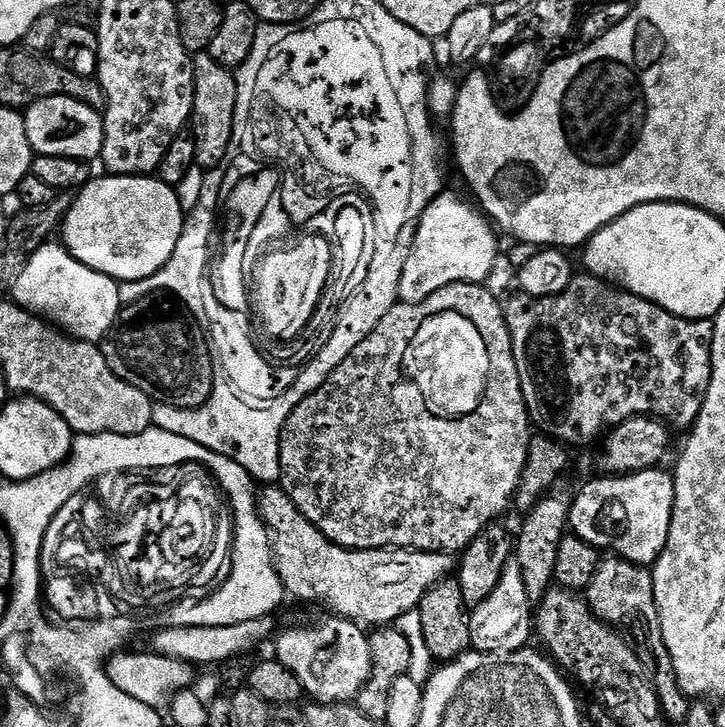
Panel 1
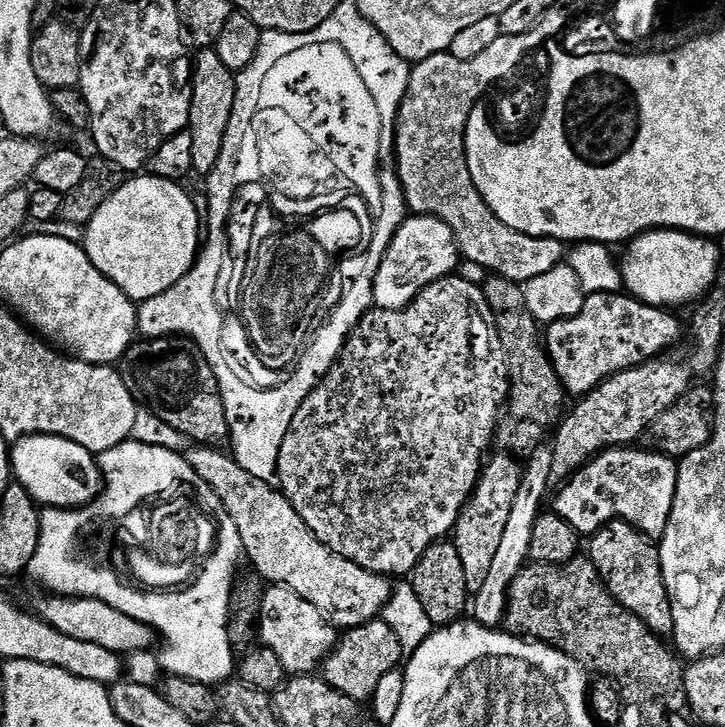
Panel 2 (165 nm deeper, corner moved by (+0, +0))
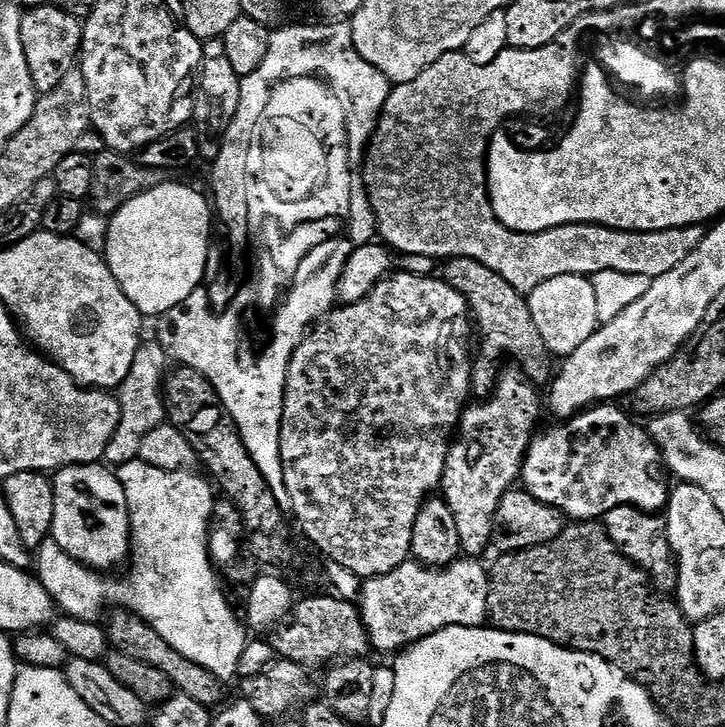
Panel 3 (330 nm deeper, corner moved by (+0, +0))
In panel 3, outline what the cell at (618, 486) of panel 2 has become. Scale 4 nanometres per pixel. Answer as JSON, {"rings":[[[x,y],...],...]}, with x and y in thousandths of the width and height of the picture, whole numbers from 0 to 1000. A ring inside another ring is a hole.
{"rings":[[[829,553],[829,554],[821,557],[818,560],[815,560],[815,561],[807,561],[804,567],[797,567],[797,568],[794,568],[793,572],[782,574],[782,576],[779,576],[777,580],[768,582],[768,583],[772,583],[772,585],[768,586],[768,589],[756,589],[756,590],[752,591],[752,594],[750,594],[750,590],[749,590],[749,593],[746,593],[743,596],[743,598],[741,598],[738,601],[738,604],[735,604],[734,611],[728,615],[728,623],[726,624],[726,630],[723,631],[723,646],[721,646],[721,651],[720,651],[720,671],[721,671],[721,675],[730,677],[731,681],[734,681],[737,685],[742,685],[742,691],[753,691],[759,696],[764,696],[772,704],[778,706],[779,711],[788,713],[790,717],[794,717],[794,718],[799,718],[801,715],[826,717],[841,702],[847,702],[852,696],[863,696],[865,693],[869,695],[870,699],[884,699],[884,702],[887,702],[887,704],[909,706],[912,703],[912,700],[914,700],[917,697],[917,695],[920,695],[921,678],[924,675],[924,666],[920,666],[920,663],[916,662],[916,655],[919,656],[919,645],[917,645],[917,641],[916,641],[916,629],[912,627],[912,624],[910,624],[909,613],[905,609],[902,609],[899,607],[898,600],[894,598],[892,587],[888,587],[888,586],[883,585],[883,589],[881,589],[881,586],[877,585],[876,580],[872,579],[870,575],[866,574],[865,569],[859,567],[858,563],[850,561],[850,560],[855,560],[855,558],[851,558],[848,554],[844,554],[844,553]]]}

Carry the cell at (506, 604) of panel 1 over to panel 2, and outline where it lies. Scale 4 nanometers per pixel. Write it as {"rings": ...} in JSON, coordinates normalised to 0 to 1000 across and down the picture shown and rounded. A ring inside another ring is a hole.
{"rings":[[[746,613],[727,629],[717,652],[714,681],[709,684],[709,697],[703,702],[703,713],[698,717],[698,729],[692,733],[692,746],[681,766],[676,791],[665,805],[665,812],[654,817],[648,831],[655,857],[669,858],[672,864],[688,865],[695,856],[695,842],[701,836],[701,813],[709,795],[731,770],[731,739],[737,735],[737,718],[752,697],[750,686],[756,682],[759,667],[759,641],[764,641],[760,615]]]}

